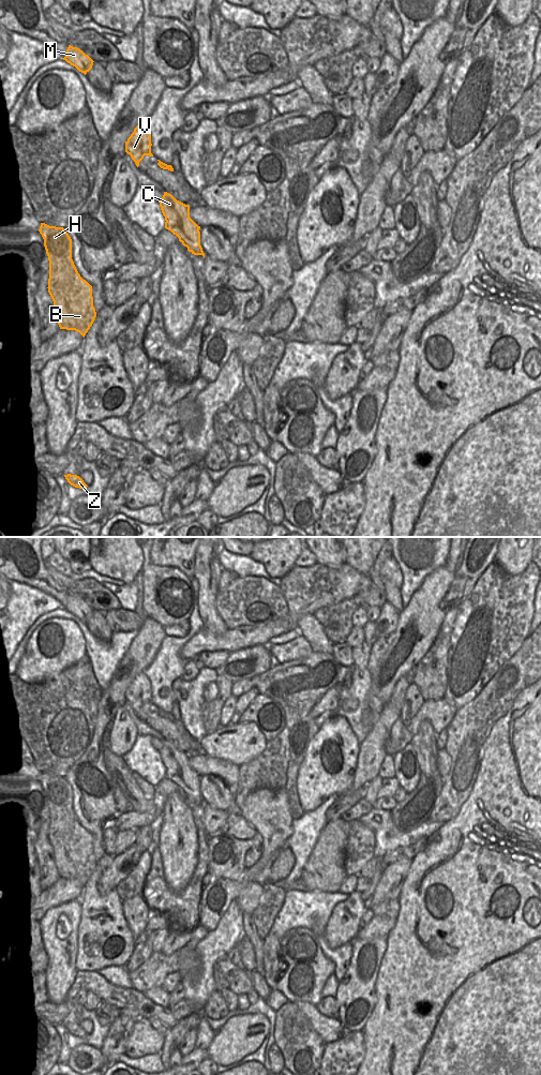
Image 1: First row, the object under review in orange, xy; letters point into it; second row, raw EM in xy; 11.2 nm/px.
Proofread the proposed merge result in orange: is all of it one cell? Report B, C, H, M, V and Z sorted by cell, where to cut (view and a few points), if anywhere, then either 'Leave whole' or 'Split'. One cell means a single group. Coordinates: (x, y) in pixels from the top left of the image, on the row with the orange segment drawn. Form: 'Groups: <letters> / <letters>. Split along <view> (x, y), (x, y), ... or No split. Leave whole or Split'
Groups: B H M V Z / C. Split along xy (134, 131), (141, 134), (140, 146), (144, 155). Split.

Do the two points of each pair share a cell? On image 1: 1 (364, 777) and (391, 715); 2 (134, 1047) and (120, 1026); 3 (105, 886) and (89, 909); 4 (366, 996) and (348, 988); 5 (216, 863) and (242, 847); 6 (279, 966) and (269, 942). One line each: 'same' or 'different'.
1: same
2: different
3: different
4: same
5: same
6: same

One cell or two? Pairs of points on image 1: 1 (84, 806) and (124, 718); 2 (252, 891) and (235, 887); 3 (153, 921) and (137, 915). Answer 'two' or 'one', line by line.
1: two
2: two
3: two

